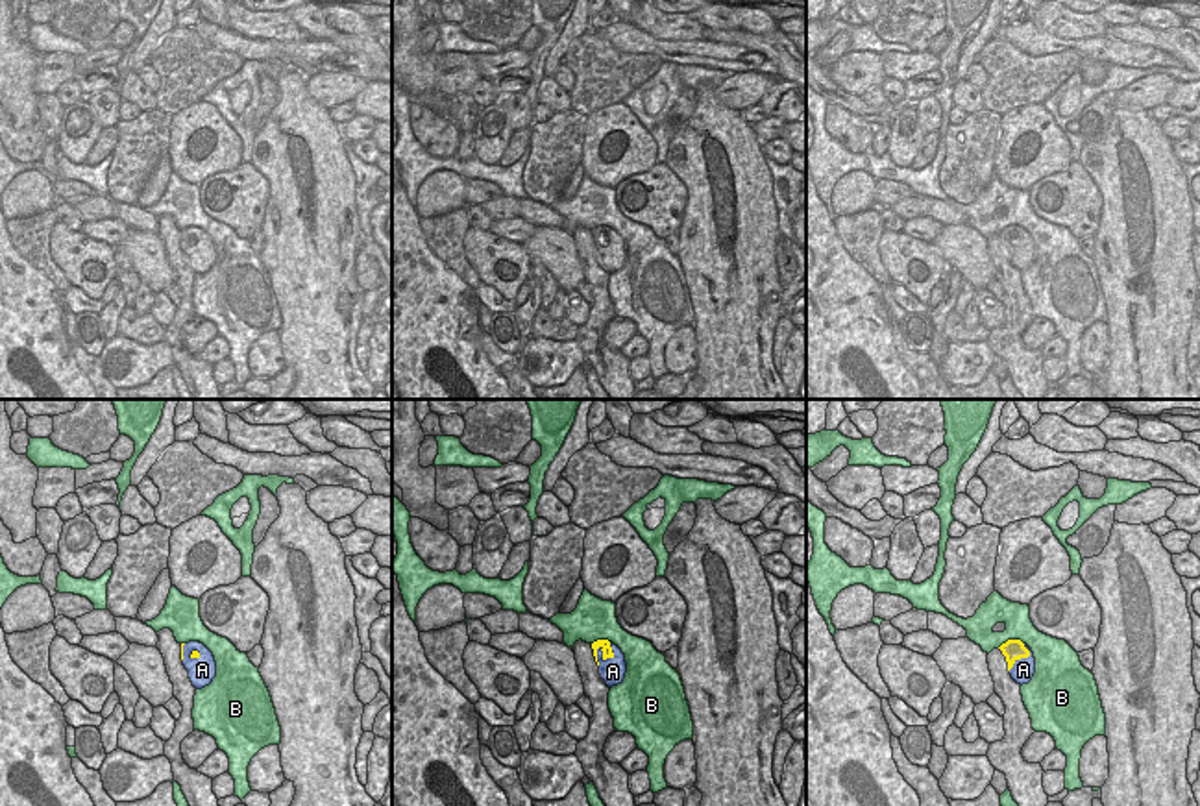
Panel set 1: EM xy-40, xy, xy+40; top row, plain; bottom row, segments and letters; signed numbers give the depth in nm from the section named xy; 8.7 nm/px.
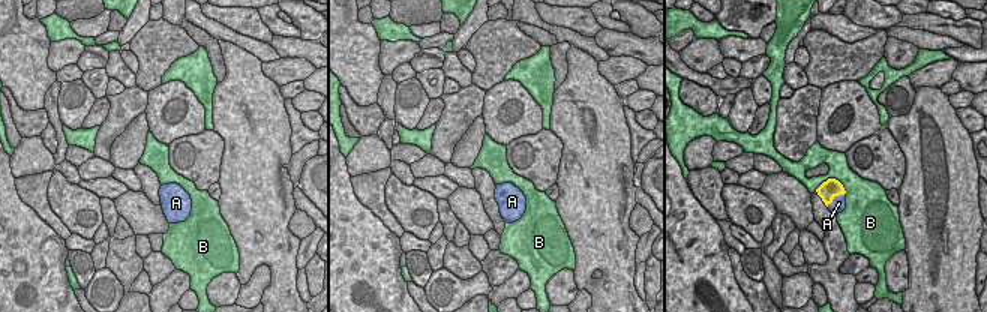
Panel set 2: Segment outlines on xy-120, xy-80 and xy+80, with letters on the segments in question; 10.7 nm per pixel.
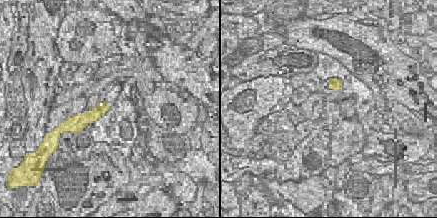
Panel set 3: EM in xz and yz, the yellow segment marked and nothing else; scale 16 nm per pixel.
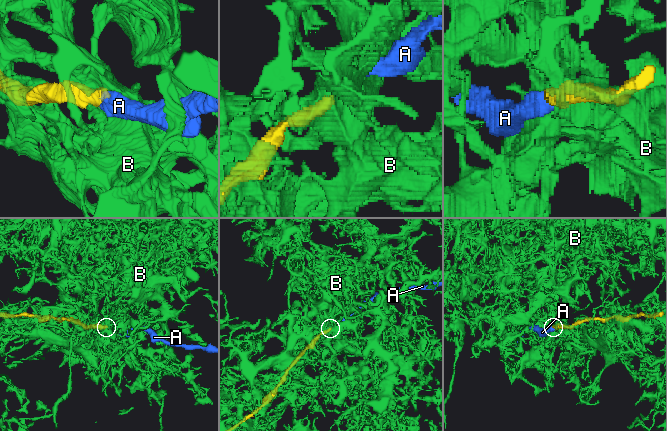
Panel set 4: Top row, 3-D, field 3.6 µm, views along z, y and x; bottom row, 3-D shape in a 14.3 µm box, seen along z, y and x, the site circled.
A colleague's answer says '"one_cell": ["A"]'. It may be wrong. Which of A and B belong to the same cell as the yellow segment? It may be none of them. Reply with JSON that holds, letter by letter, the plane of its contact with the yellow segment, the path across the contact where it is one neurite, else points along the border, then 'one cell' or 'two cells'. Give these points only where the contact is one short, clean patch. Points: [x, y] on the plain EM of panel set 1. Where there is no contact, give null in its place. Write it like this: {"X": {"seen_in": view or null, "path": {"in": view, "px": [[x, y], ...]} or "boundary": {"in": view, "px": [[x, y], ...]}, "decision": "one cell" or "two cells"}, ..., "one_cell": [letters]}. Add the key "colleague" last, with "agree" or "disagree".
{"A": {"seen_in": "xy", "path": {"in": "xy", "px": [[607, 237], [603, 243], [612, 252], [612, 257]]}, "decision": "one cell"}, "B": {"seen_in": "xy+40", "decision": "two cells"}, "one_cell": ["A"], "colleague": "agree"}

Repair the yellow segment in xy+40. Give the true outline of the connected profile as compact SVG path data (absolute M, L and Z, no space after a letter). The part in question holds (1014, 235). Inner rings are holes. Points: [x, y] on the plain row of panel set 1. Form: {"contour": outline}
{"contour": "M1008 226L998 233L1008 248L1008 257L1017 270L1028 270L1035 259L1032 235L1021 226Z"}

